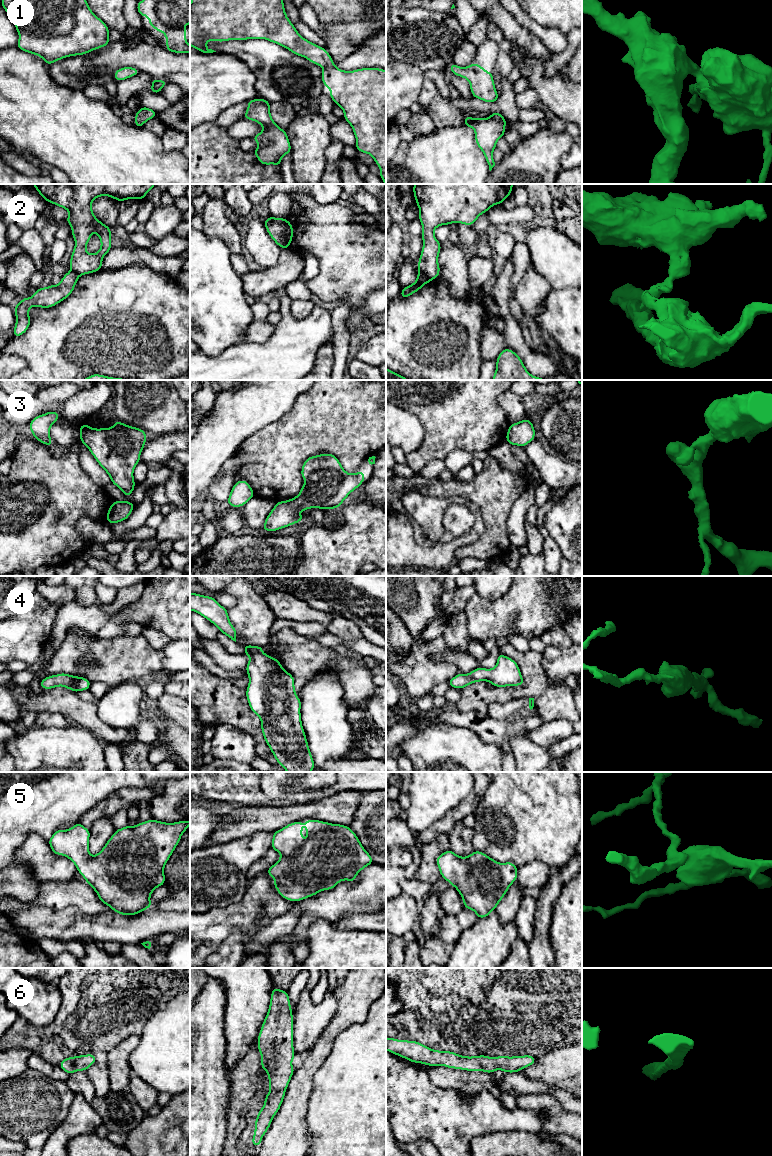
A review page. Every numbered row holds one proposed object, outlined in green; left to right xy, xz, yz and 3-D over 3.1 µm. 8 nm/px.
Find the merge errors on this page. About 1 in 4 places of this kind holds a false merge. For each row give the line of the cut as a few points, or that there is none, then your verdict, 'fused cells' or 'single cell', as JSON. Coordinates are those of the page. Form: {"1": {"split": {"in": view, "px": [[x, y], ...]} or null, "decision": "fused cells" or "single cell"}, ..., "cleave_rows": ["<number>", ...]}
{"1": {"split": null, "decision": "single cell"}, "2": {"split": {"in": "yz", "px": [[418, 271], [426, 274], [431, 279]]}, "decision": "fused cells"}, "3": {"split": null, "decision": "single cell"}, "4": {"split": null, "decision": "single cell"}, "5": {"split": null, "decision": "single cell"}, "6": {"split": null, "decision": "single cell"}, "cleave_rows": ["2"]}

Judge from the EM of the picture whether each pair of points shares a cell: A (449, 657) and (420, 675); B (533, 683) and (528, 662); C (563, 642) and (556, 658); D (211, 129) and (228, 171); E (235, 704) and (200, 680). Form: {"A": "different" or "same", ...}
{"A": "different", "B": "same", "C": "different", "D": "same", "E": "same"}

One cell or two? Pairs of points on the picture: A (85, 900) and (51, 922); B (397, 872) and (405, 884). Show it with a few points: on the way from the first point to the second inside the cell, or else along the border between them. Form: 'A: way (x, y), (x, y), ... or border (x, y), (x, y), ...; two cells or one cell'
A: border (36, 905), (51, 907), (59, 911); two cells
B: border (403, 876), (399, 881), (399, 887), (402, 891); two cells

